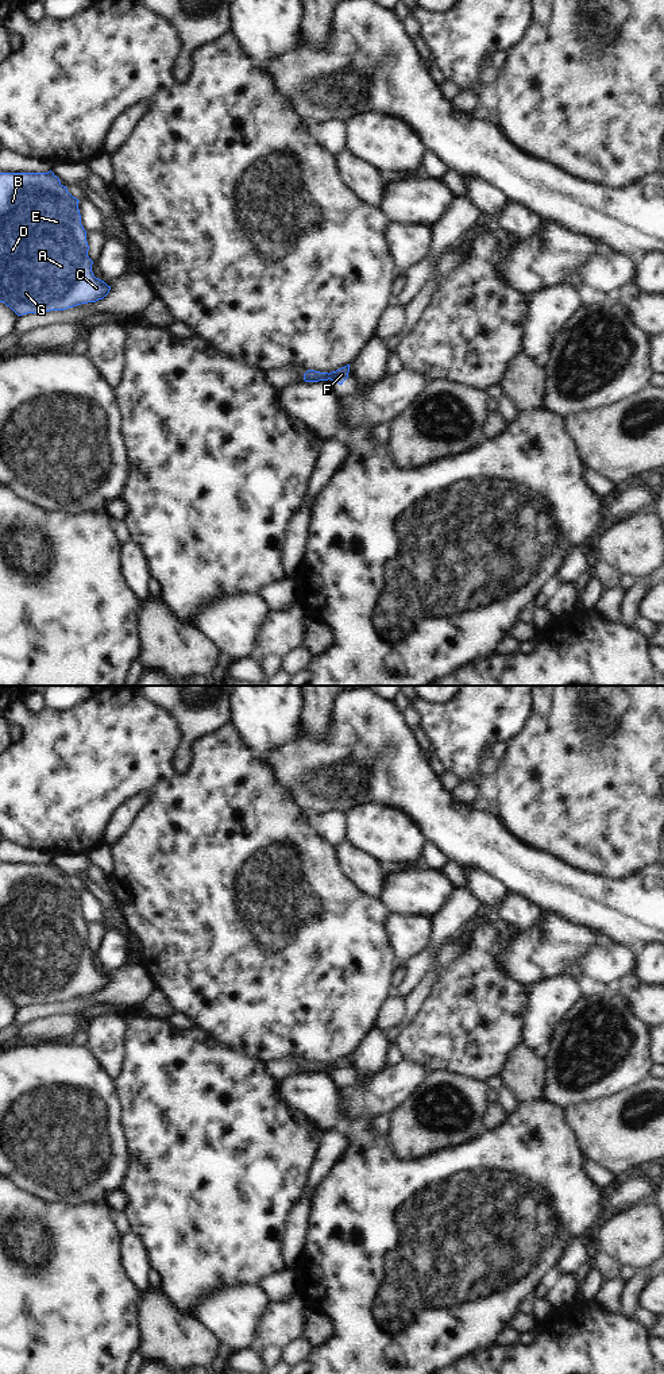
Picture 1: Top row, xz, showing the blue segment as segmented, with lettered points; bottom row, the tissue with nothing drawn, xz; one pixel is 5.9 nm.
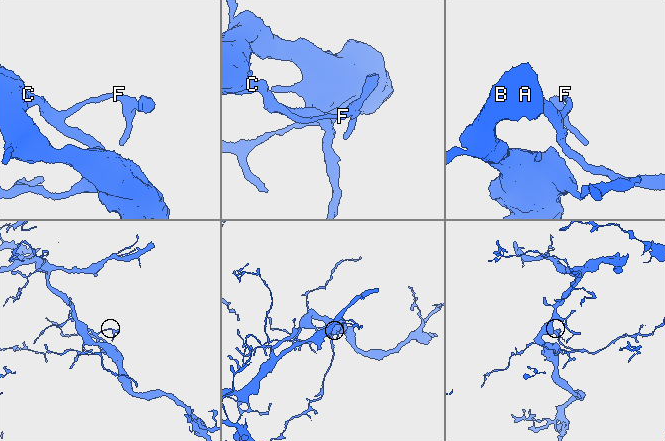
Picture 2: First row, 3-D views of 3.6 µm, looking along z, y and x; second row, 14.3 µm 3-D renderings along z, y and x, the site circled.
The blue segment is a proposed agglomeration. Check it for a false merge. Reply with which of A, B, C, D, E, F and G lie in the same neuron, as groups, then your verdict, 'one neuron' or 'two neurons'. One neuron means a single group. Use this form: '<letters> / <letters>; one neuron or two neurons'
A B C D E F G; one neuron

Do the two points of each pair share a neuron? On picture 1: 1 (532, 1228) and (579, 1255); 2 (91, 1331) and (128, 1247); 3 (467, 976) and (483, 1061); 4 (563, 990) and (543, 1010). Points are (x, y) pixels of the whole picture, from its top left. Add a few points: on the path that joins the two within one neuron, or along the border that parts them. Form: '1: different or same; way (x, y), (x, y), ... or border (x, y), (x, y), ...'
1: different; border (589, 1235), (576, 1235), (547, 1273)
2: different; border (120, 1235), (120, 1263), (138, 1290)
3: same; way (474, 998), (474, 1039)
4: same; way (558, 994), (547, 1004)

